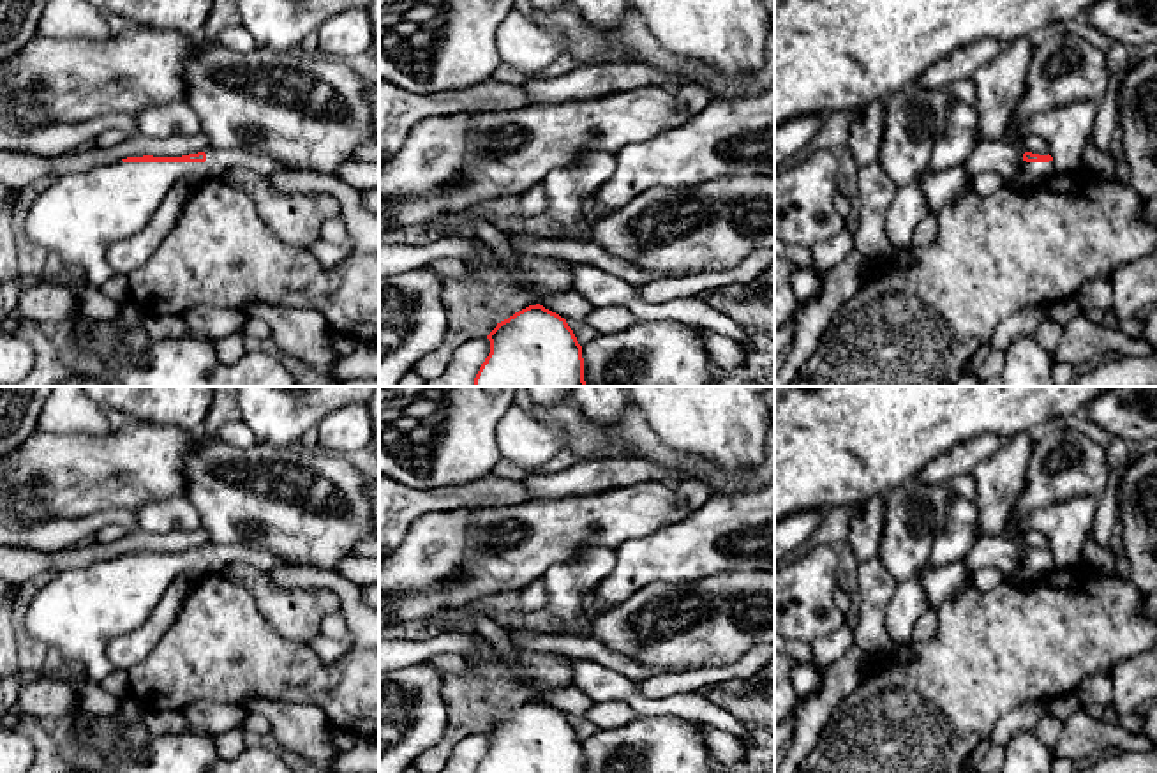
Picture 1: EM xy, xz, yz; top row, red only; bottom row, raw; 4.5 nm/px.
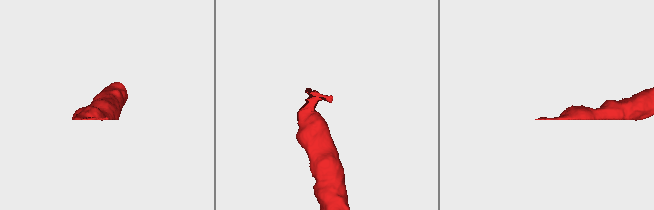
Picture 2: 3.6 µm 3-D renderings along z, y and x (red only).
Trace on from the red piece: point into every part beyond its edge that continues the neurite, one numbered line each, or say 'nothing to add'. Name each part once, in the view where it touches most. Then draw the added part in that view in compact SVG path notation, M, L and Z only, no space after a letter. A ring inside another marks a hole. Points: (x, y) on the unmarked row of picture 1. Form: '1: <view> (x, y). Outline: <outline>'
1: xy (80, 611). Outline: M208 542L205 549L205 558L115 556L56 572L32 598L25 632L28 639L58 649L69 664L79 664L99 683L115 671L106 657L108 644L141 627L180 574L222 574L233 563L263 572L280 565L302 567L243 544Z

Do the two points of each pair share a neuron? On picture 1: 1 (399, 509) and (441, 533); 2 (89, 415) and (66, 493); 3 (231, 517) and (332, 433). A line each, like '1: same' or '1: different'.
1: different
2: different
3: different

